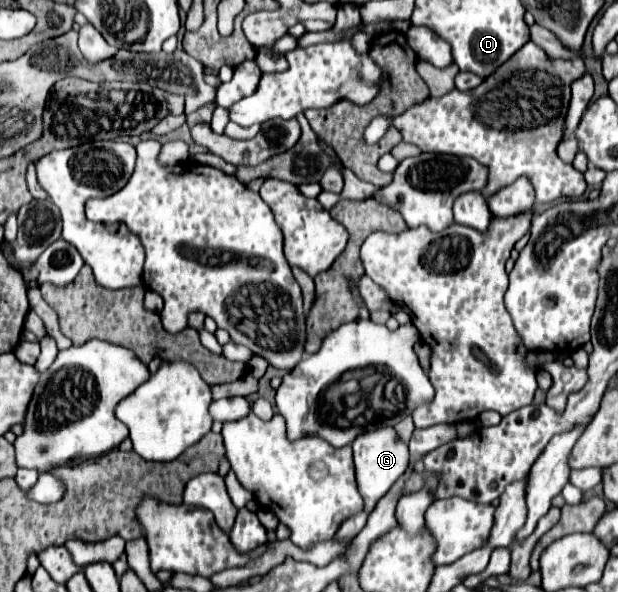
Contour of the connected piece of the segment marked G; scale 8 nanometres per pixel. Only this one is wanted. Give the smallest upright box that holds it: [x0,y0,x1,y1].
[335,428,409,540]

